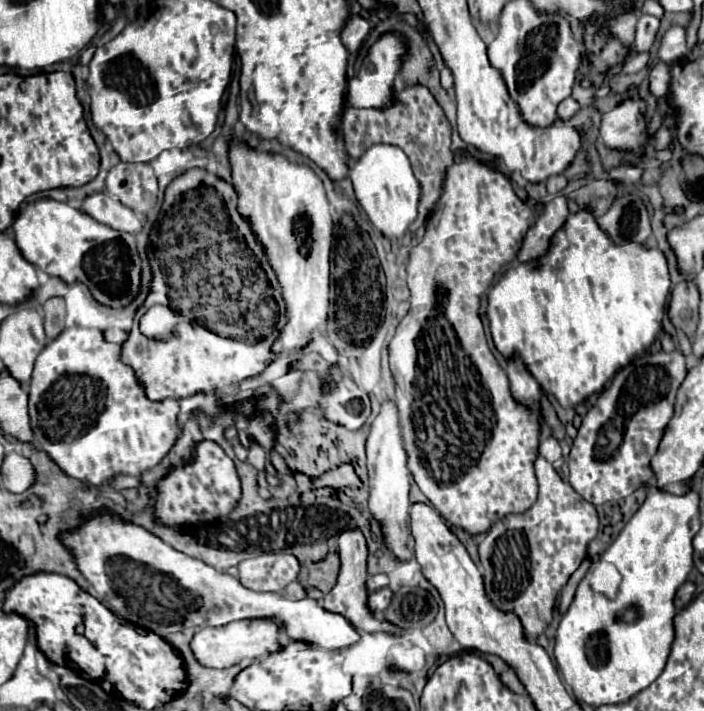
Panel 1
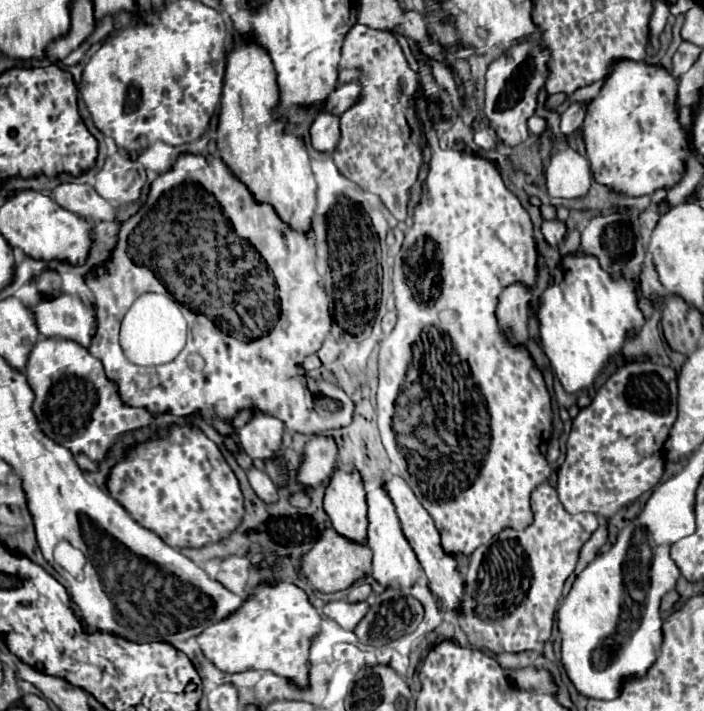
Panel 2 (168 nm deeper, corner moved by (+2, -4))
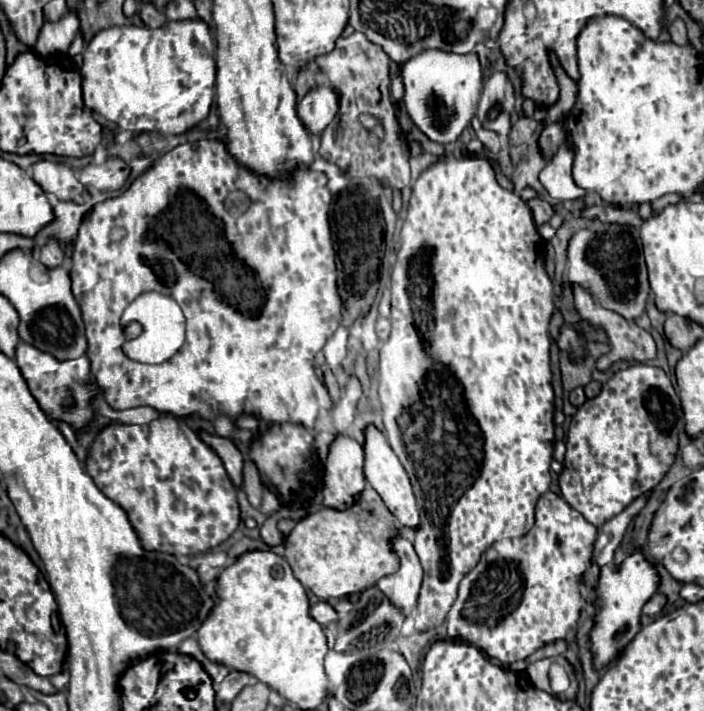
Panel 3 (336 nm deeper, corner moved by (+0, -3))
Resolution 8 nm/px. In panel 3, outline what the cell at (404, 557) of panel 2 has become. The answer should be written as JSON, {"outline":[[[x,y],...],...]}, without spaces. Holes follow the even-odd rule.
{"outline":[[[396,537],[394,551],[398,553],[402,565],[394,575],[382,577],[378,581],[378,587],[390,599],[392,605],[398,605],[398,609],[402,609],[404,617],[410,617],[418,601],[424,571],[410,541],[406,541],[404,537]]]}

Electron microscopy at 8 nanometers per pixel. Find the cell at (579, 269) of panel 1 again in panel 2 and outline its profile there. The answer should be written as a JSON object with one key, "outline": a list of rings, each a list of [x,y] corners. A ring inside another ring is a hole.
{"outline":[[[574,252],[564,256],[550,274],[552,274],[552,284],[548,290],[542,292],[540,304],[534,310],[540,328],[540,348],[548,356],[550,366],[556,378],[560,380],[562,388],[568,394],[574,394],[592,386],[594,380],[600,376],[600,372],[604,370],[604,366],[612,358],[622,354],[628,334],[640,330],[646,324],[646,318],[638,308],[640,278],[632,278],[632,280],[612,278],[612,274],[602,270],[598,258],[592,258],[592,254],[584,254],[584,252]]]}

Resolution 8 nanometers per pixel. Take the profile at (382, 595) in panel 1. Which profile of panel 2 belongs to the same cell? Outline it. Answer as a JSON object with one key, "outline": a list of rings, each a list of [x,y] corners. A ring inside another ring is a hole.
{"outline":[[[328,602],[324,606],[324,616],[334,620],[336,624],[340,624],[346,630],[354,630],[360,622],[360,618],[364,618],[364,614],[368,612],[368,602]]]}

